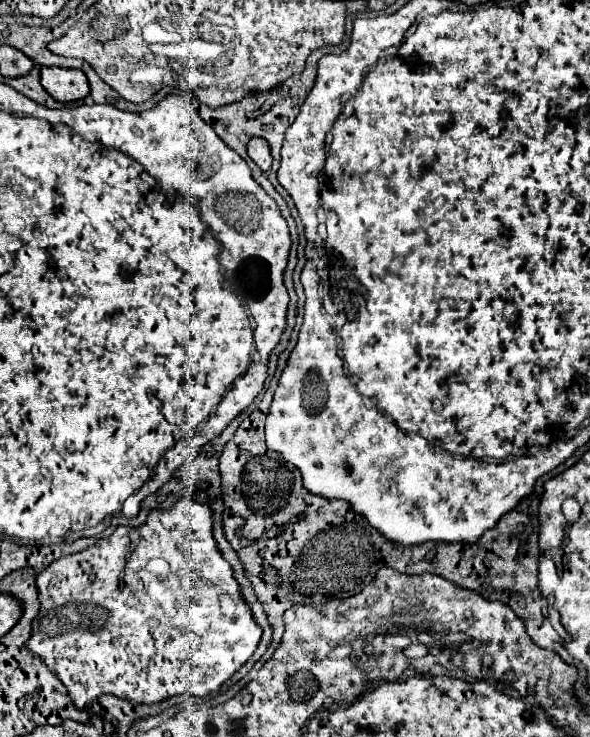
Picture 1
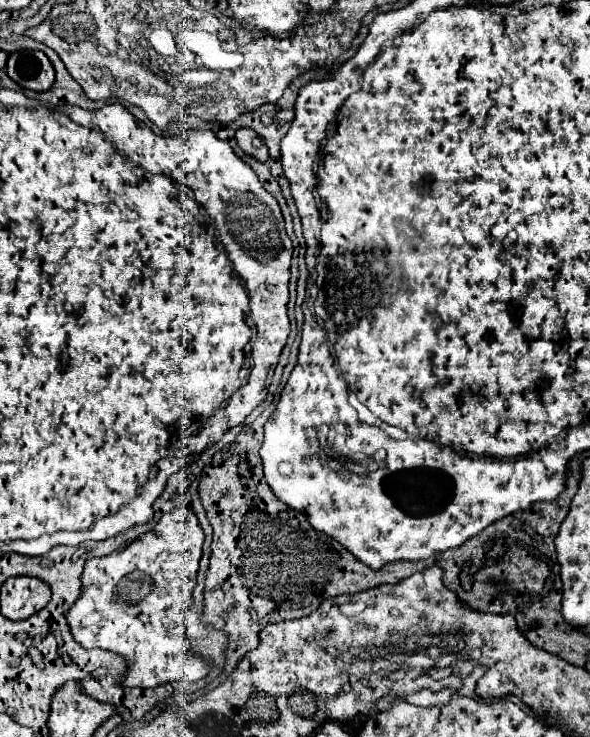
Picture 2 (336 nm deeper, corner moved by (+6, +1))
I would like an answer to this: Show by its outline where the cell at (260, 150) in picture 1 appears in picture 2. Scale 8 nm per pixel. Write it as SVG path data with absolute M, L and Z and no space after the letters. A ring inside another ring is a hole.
M239 129L237 131L237 143L239 147L253 159L265 163L267 161L267 147L263 143L263 139L253 131L253 129Z

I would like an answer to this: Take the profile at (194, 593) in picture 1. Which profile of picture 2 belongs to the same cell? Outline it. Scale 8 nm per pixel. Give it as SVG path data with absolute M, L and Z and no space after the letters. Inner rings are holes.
M177 507L165 513L159 523L131 541L129 545L119 548L105 557L93 557L85 563L81 575L81 597L65 615L73 633L73 639L85 649L105 649L117 653L125 659L127 671L121 675L119 685L127 687L157 687L167 681L199 681L209 675L213 669L213 659L203 657L197 651L189 651L185 643L185 625L181 623L183 615L193 603L195 577L201 559L203 531L197 523L197 515L191 507Z

